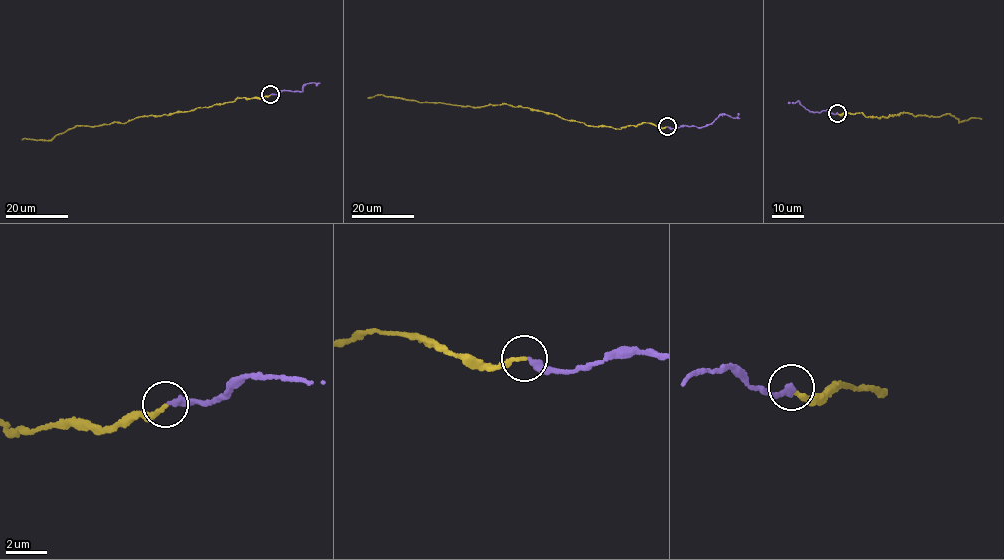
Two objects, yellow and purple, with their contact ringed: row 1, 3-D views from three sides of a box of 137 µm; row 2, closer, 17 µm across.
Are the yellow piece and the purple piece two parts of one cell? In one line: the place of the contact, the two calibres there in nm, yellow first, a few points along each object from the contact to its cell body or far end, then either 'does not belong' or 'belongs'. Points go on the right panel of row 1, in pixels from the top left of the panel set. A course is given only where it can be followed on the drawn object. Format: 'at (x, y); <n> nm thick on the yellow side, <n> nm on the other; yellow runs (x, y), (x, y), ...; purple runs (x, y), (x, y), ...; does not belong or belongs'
at (837, 113); 220 nm thick on the yellow side, 340 nm on the other; yellow runs (837, 113), (859, 112), (880, 118), (901, 112), (930, 117), (949, 113), (960, 122), (982, 118); purple runs (837, 112), (811, 111), (798, 101), (788, 102); belongs

